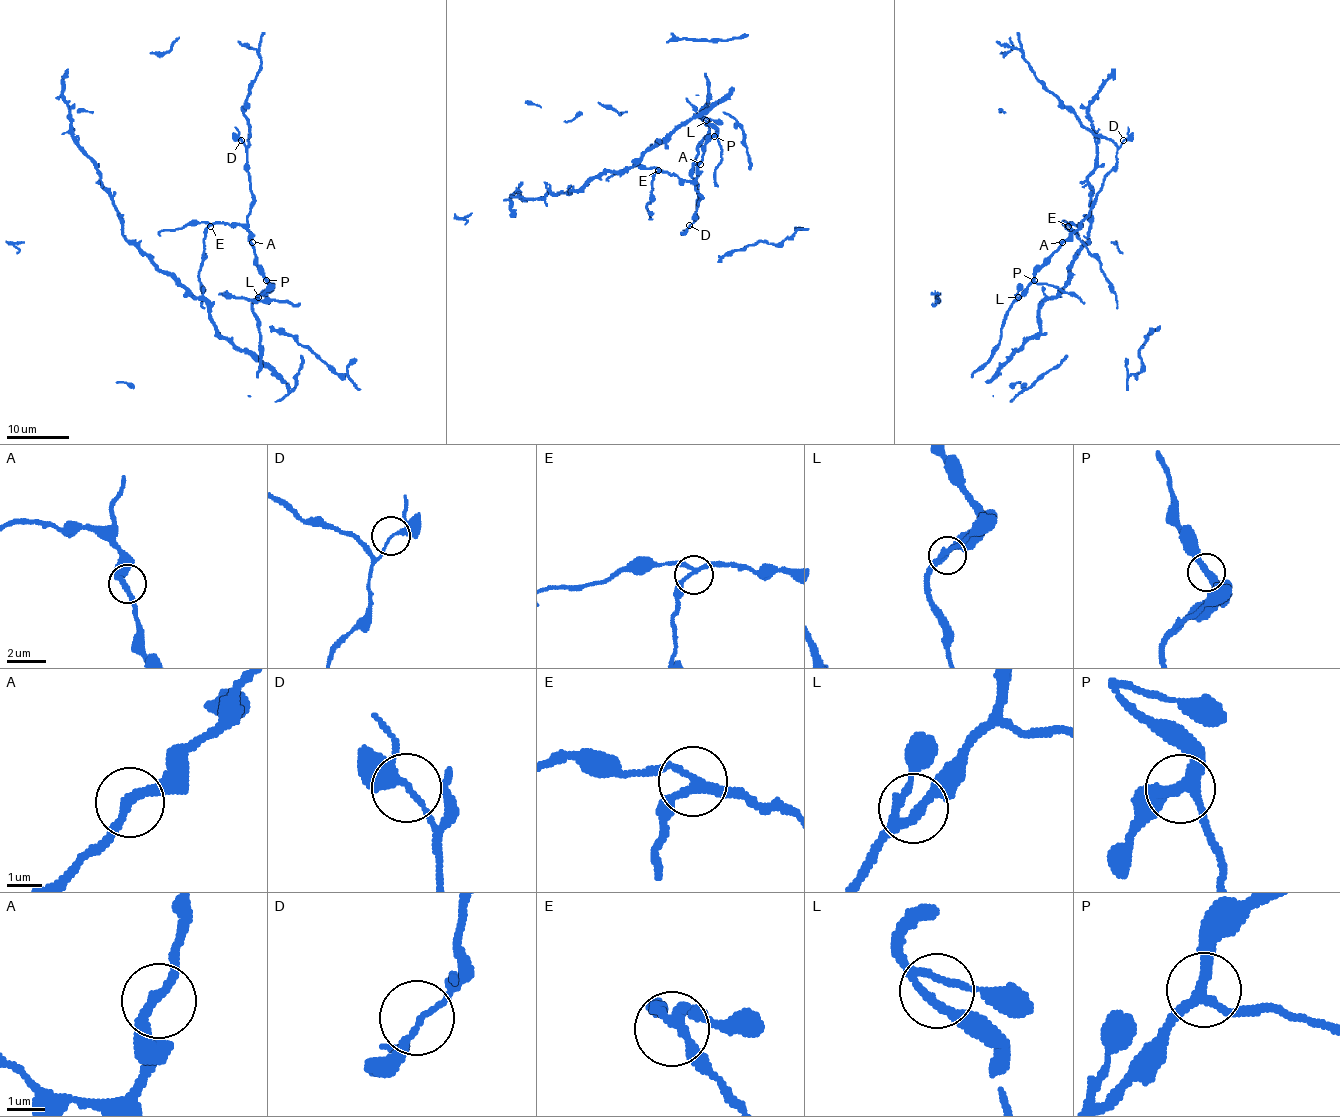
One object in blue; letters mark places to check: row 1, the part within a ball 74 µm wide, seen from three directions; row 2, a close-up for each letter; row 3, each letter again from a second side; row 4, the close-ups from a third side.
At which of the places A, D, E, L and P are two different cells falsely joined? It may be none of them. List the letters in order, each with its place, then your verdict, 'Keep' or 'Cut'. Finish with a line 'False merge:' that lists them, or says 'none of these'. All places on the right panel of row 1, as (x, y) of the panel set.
A: Place: (1062, 242). Keep
D: Place: (1123, 140). Keep
E: Place: (1068, 226). Keep
L: Place: (1018, 297). Keep
P: Place: (1034, 280). Keep
False merge: none of these

